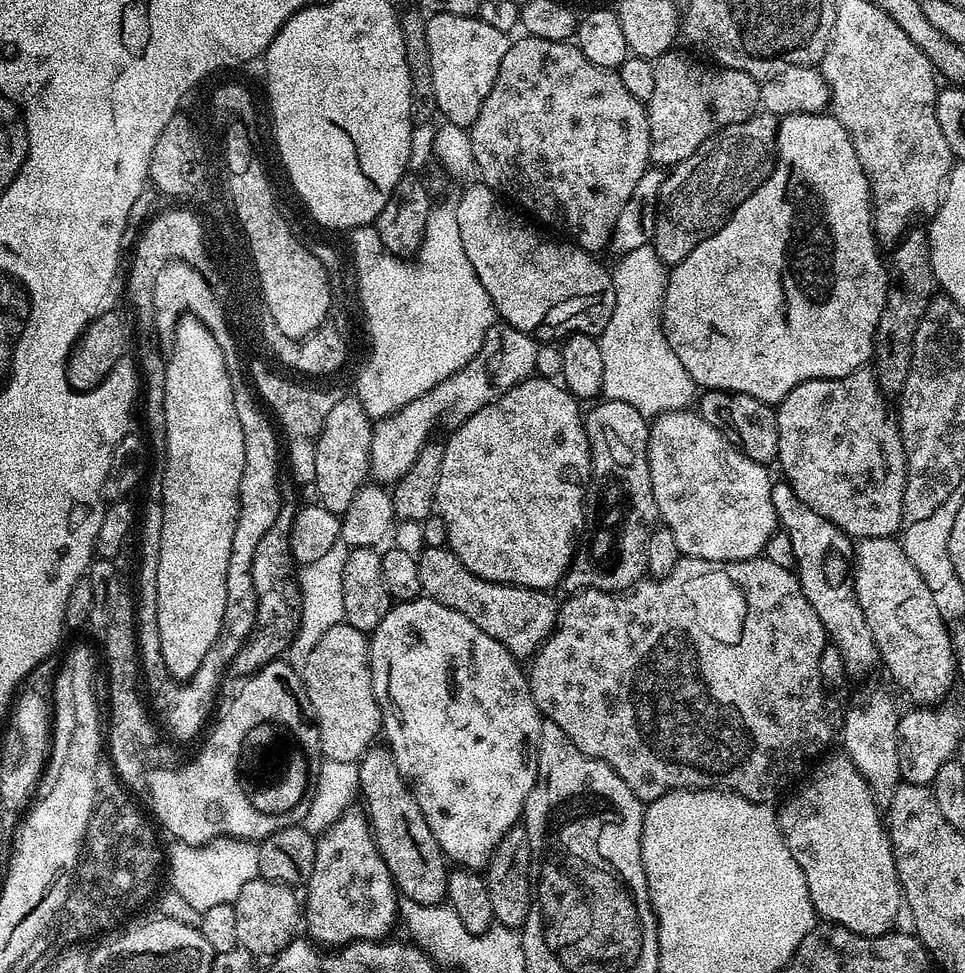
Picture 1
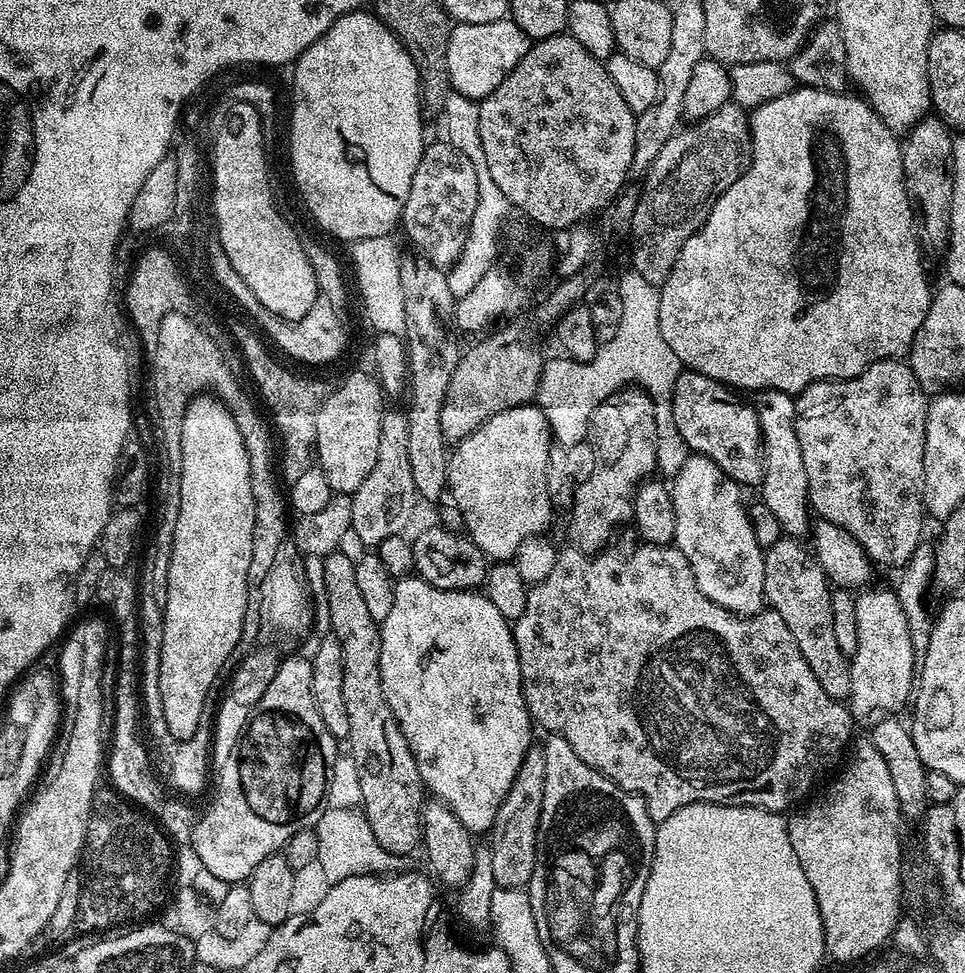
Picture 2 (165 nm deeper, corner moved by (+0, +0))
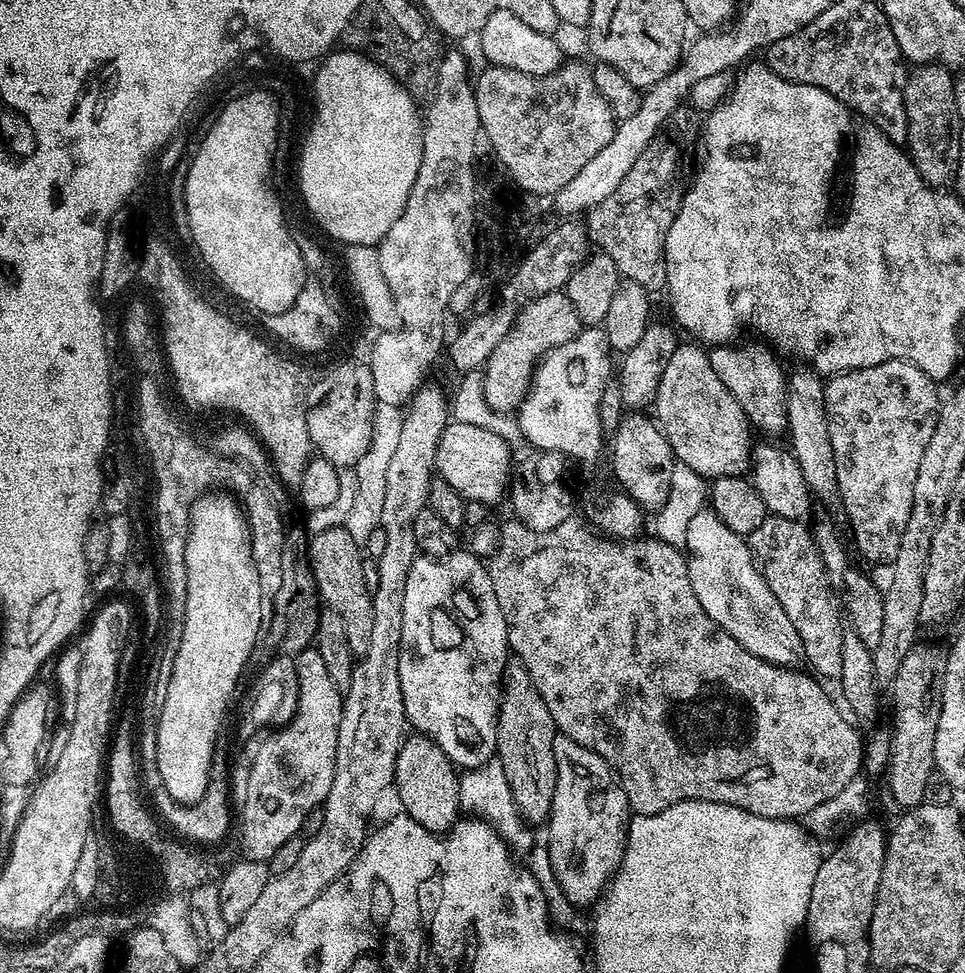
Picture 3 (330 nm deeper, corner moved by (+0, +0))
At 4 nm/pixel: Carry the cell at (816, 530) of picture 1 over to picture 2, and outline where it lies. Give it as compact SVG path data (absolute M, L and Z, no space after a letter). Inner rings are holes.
M773 388L759 389L753 396L756 397L751 397L750 403L758 414L764 446L764 481L759 484L758 492L764 495L761 496L763 504L770 506L774 518L778 518L778 526L785 537L807 537L814 520L808 502L806 462L802 462L802 446L798 446L798 430L794 430L796 396Z

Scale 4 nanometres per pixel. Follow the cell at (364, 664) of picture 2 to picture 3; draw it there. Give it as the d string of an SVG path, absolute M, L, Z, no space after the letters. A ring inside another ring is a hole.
M345 527L334 530L322 530L322 534L311 534L306 545L308 564L312 568L312 577L316 579L316 590L320 593L321 601L330 609L335 610L342 617L346 629L346 638L350 641L352 655L359 658L366 654L370 646L370 638L374 627L374 606L370 591L370 580L364 577L365 553L358 540L347 533Z

